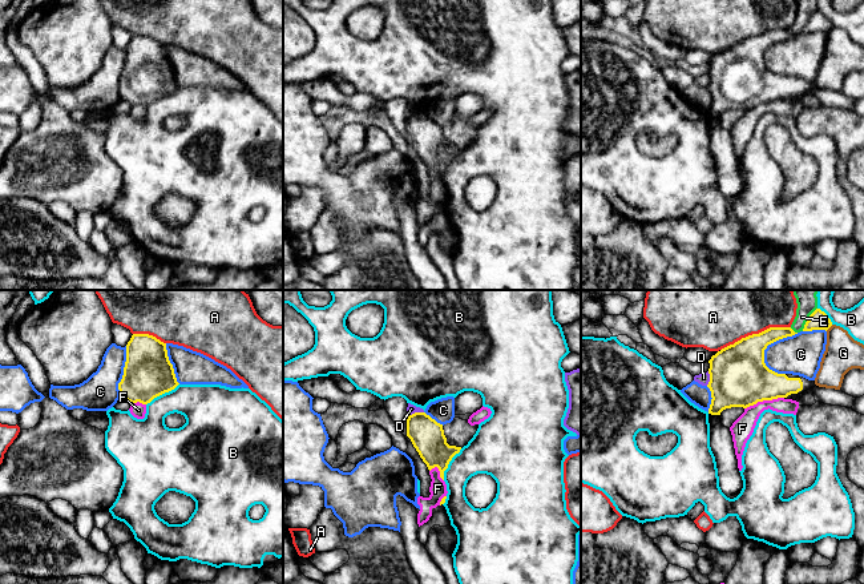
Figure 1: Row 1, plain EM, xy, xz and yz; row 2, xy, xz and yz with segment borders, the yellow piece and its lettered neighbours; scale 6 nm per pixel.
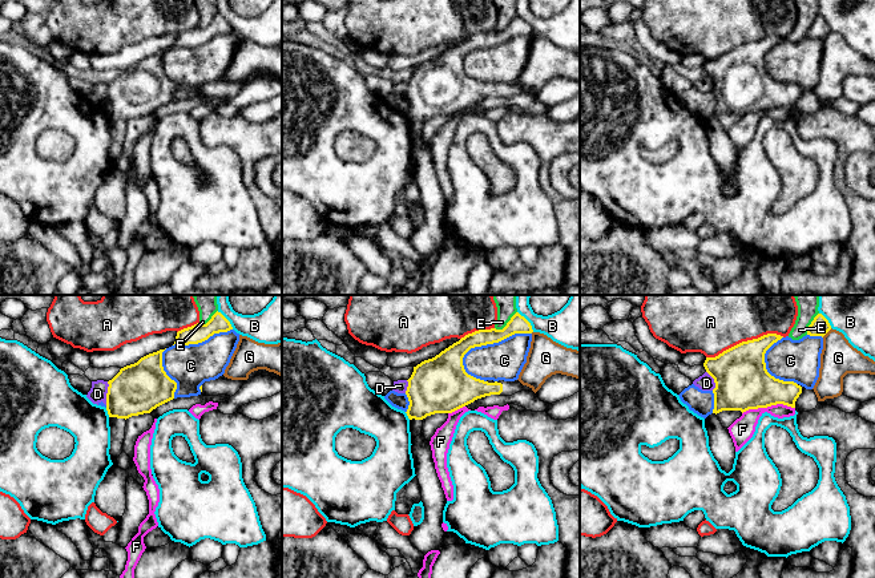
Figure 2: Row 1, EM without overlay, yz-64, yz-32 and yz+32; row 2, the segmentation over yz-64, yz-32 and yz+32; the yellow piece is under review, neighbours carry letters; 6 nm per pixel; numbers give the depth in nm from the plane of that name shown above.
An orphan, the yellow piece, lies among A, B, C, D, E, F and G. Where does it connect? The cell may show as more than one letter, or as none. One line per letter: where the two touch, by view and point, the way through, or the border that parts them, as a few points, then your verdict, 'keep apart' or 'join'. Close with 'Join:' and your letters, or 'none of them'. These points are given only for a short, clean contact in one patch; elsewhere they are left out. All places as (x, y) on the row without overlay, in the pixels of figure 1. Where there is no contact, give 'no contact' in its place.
A: meets yellow in yz at (755, 36); keep apart
B: meets yellow in xy at (162, 95); keep apart
C: meets yellow in yz at (770, 45); keep apart
D: meets yellow in xz at (415, 115); keep apart
E: meets yellow in yz at (808, 21); keep apart
F: meets yellow in yz at (763, 101); border along yz (783, 99), (758, 103), (745, 111); keep apart
G: meets yellow in yz at (828, 29); border along yz (832, 27), (826, 32); keep apart
Join: none of them

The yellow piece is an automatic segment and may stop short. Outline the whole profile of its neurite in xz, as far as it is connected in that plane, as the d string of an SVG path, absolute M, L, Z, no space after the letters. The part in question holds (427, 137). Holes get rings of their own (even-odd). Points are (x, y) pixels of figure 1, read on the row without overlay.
M415 114L407 121L407 138L419 154L428 172L437 169L444 182L444 173L461 149L449 148L444 137L443 126L425 114Z

